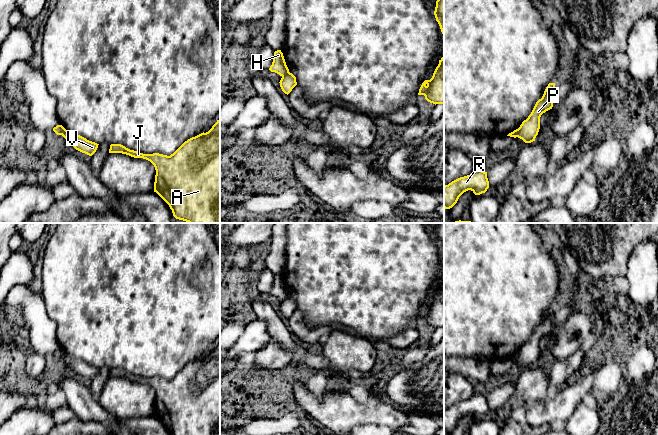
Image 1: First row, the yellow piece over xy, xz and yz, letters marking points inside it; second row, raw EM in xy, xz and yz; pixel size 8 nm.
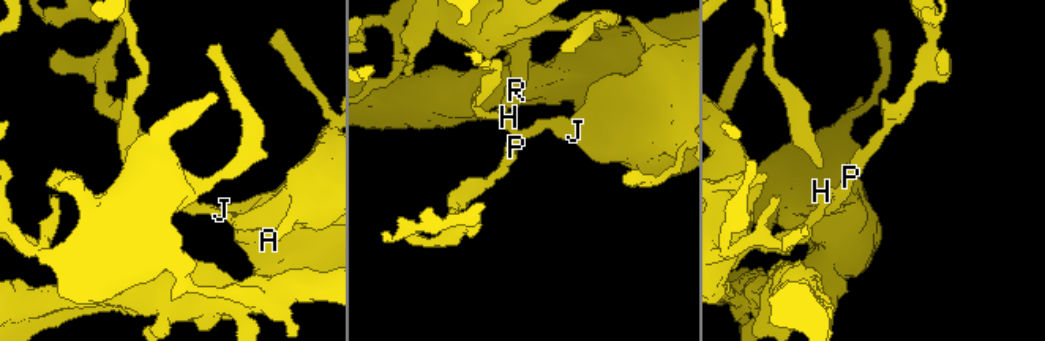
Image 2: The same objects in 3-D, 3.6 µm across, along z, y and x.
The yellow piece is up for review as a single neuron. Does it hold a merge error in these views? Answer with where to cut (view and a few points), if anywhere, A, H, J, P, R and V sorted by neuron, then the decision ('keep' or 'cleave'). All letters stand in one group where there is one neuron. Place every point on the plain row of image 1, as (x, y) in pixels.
cut xy (64, 352), (62, 359); groups A J P V / H R; cleave

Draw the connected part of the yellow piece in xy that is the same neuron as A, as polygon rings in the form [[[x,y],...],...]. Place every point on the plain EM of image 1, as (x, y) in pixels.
[[[220,343],[208,356],[188,363],[170,380],[143,378],[121,368],[111,368],[109,377],[150,385],[156,394],[154,416],[172,435],[220,435]]]

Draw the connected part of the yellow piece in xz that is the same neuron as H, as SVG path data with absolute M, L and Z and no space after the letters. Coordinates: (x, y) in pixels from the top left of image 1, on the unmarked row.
M277 274L274 276L273 286L269 294L271 296L275 296L279 298L280 300L284 300L289 297L289 293L286 289L286 286L281 274Z

